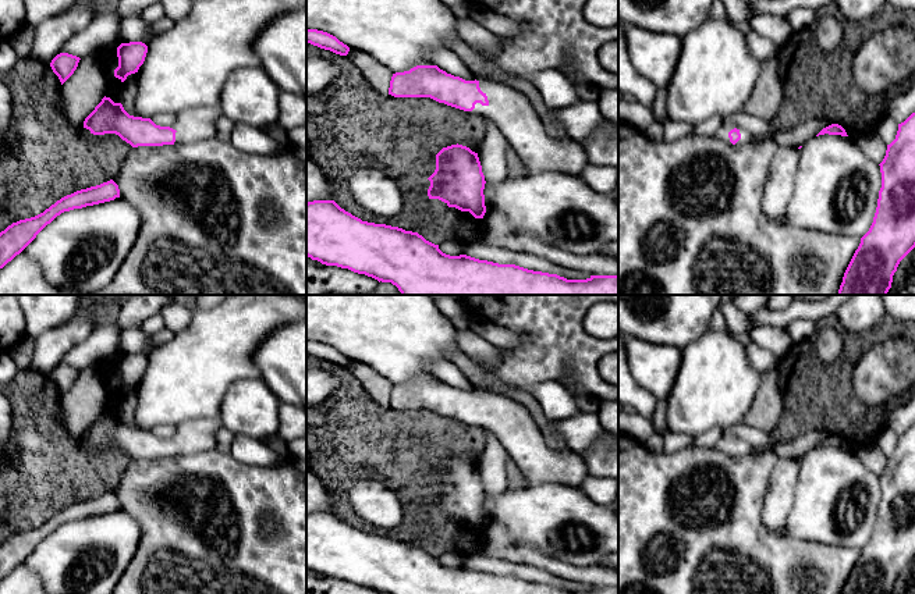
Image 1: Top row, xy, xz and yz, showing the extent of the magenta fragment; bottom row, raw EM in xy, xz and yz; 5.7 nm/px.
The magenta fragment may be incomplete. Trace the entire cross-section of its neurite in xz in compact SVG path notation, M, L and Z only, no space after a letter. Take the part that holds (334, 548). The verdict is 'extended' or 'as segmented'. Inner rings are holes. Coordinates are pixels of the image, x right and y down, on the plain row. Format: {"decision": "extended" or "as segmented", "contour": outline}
{"decision": "as segmented", "contour": "M334 512L306 515L306 568L379 594L618 594L618 586L567 591L515 576L450 568L418 544L362 533Z"}

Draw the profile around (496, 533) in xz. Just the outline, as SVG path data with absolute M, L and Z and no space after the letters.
M497 520L487 522L482 531L487 541L499 548L513 545L507 529Z

